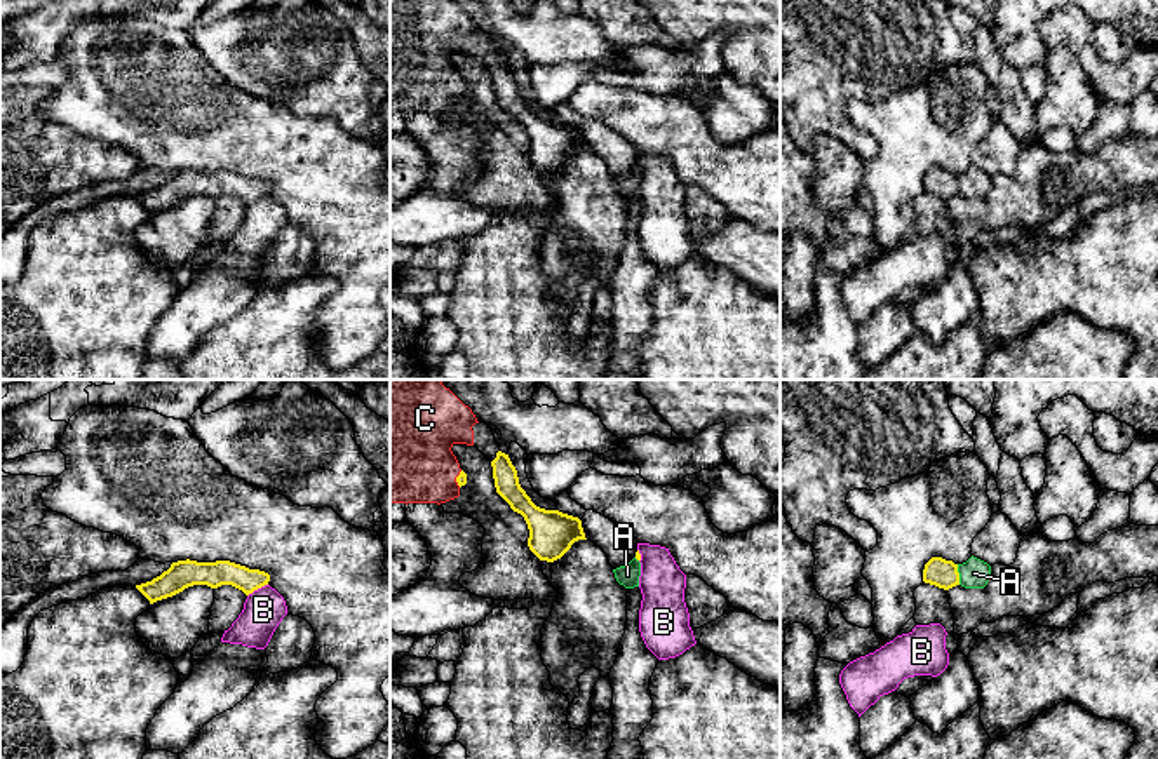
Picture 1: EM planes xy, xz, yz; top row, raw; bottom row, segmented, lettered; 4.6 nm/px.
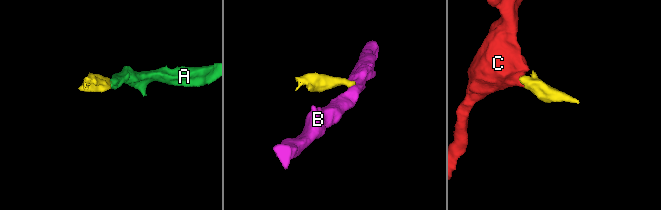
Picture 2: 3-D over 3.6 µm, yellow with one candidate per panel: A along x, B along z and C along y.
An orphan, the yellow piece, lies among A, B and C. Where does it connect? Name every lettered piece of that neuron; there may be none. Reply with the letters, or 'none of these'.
A, C

